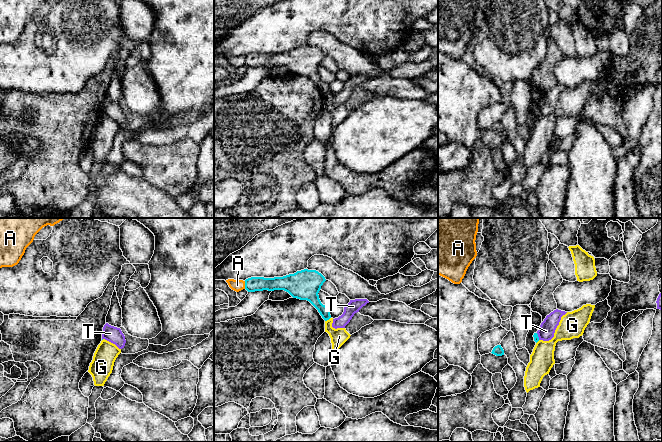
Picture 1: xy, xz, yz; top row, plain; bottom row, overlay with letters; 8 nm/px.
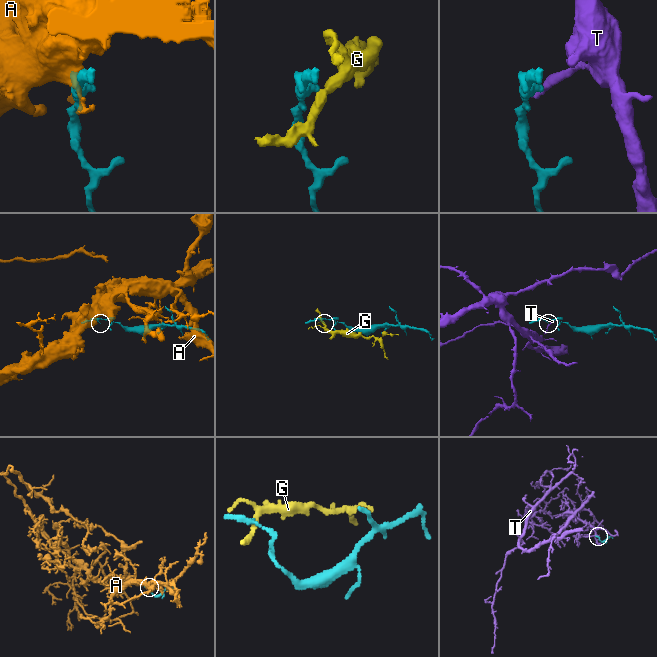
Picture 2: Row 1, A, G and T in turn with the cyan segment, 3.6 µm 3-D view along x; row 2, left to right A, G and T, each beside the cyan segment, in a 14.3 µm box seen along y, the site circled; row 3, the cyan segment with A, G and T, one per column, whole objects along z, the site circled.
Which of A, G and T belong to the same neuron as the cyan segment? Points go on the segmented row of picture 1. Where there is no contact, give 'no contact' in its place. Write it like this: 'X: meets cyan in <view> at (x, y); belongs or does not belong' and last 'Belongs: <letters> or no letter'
A: meets cyan in xz at (245, 285); does not belong
G: meets cyan in xz at (327, 319); does not belong
T: meets cyan in yz at (537, 336); does not belong
Belongs: no letter

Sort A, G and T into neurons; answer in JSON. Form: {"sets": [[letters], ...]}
{"sets": [["A"], ["G"], ["T"]]}

